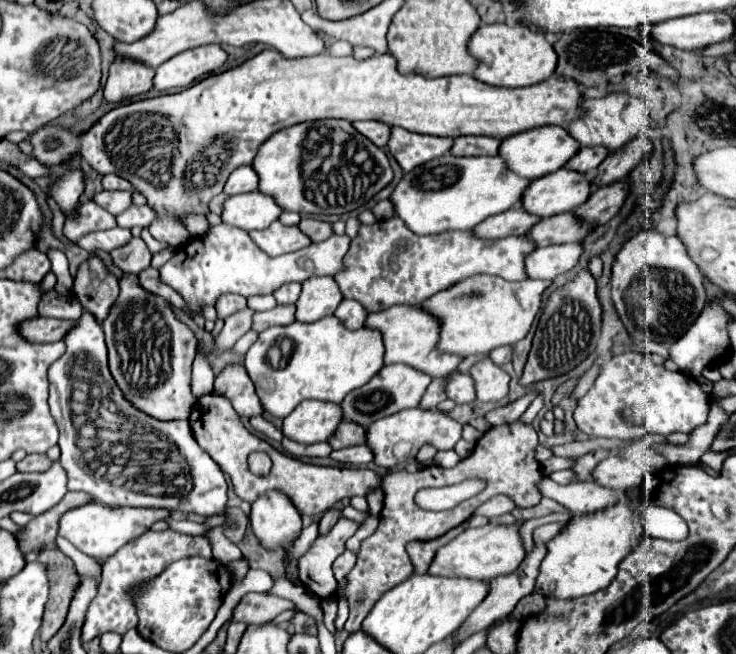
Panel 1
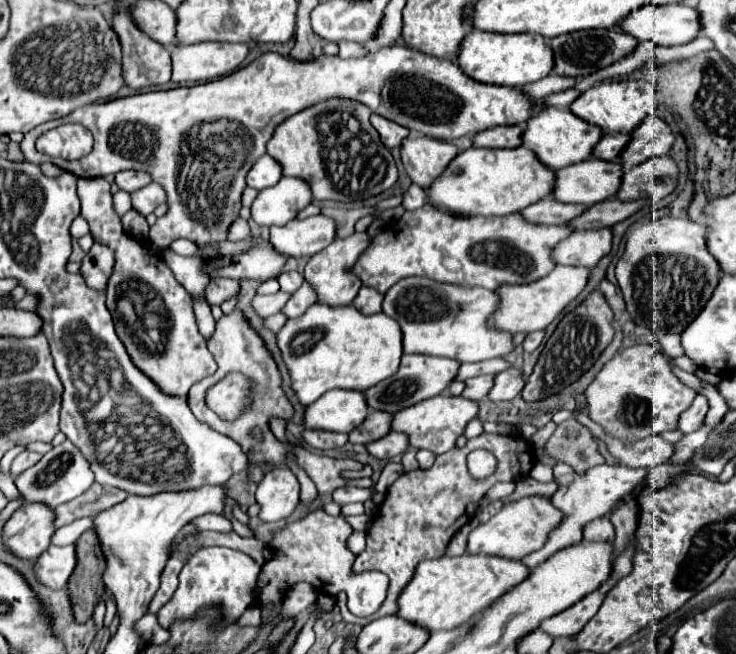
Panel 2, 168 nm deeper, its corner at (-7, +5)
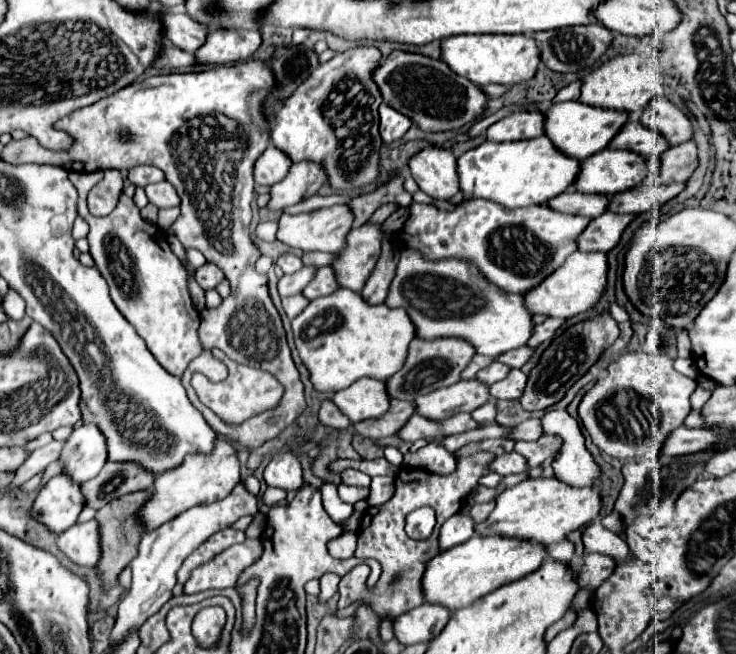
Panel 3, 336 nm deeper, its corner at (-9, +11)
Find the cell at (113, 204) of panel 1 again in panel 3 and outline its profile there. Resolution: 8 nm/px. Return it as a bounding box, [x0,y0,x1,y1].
[146,181,180,209]

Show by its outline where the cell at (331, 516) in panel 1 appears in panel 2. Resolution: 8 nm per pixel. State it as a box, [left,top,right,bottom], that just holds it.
[334,487,370,507]

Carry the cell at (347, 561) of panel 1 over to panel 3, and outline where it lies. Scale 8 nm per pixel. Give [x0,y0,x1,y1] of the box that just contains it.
[328,533,356,559]

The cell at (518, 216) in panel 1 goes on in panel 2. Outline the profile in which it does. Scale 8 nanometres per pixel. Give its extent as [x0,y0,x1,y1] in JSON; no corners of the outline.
[520,197,584,225]

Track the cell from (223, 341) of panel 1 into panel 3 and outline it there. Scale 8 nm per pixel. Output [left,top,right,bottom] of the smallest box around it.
[278,265,316,297]

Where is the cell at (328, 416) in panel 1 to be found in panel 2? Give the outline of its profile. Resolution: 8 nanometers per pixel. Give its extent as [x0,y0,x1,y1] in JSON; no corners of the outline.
[302,389,368,433]

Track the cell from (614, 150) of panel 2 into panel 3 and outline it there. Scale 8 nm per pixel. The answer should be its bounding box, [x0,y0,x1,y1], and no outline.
[608,121,670,155]

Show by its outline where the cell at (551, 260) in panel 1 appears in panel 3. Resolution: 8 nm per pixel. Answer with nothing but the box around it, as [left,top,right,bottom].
[578,211,636,251]

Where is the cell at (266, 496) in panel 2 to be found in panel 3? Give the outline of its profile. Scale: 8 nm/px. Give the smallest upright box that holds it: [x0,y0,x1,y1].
[264,451,302,491]

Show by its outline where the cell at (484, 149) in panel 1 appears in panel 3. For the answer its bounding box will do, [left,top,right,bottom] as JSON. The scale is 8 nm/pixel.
[486,111,544,141]

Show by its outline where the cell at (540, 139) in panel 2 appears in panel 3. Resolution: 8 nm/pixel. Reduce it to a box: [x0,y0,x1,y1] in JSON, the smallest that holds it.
[546,101,628,161]

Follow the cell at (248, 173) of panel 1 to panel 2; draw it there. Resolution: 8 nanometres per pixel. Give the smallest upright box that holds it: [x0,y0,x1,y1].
[246,155,282,191]

